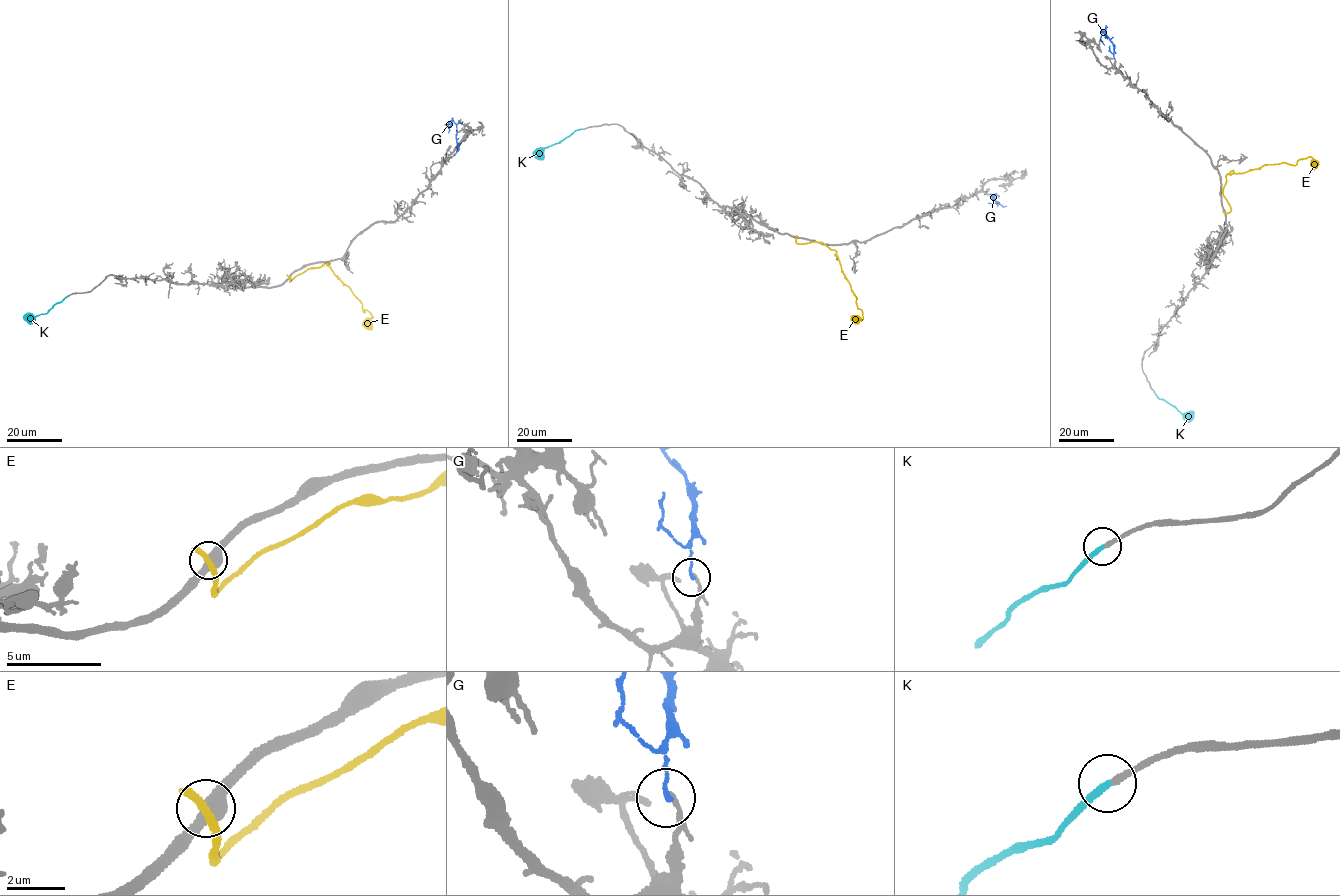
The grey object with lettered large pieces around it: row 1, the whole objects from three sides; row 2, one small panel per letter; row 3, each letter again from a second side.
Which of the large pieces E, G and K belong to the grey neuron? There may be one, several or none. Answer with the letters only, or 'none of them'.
K

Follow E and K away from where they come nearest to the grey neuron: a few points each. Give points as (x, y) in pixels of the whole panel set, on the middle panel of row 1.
E: (796, 236), (797, 242), (821, 241), (836, 252), (862, 313), (861, 319), (850, 318)
K: (581, 129), (557, 143), (539, 148), (534, 157)

